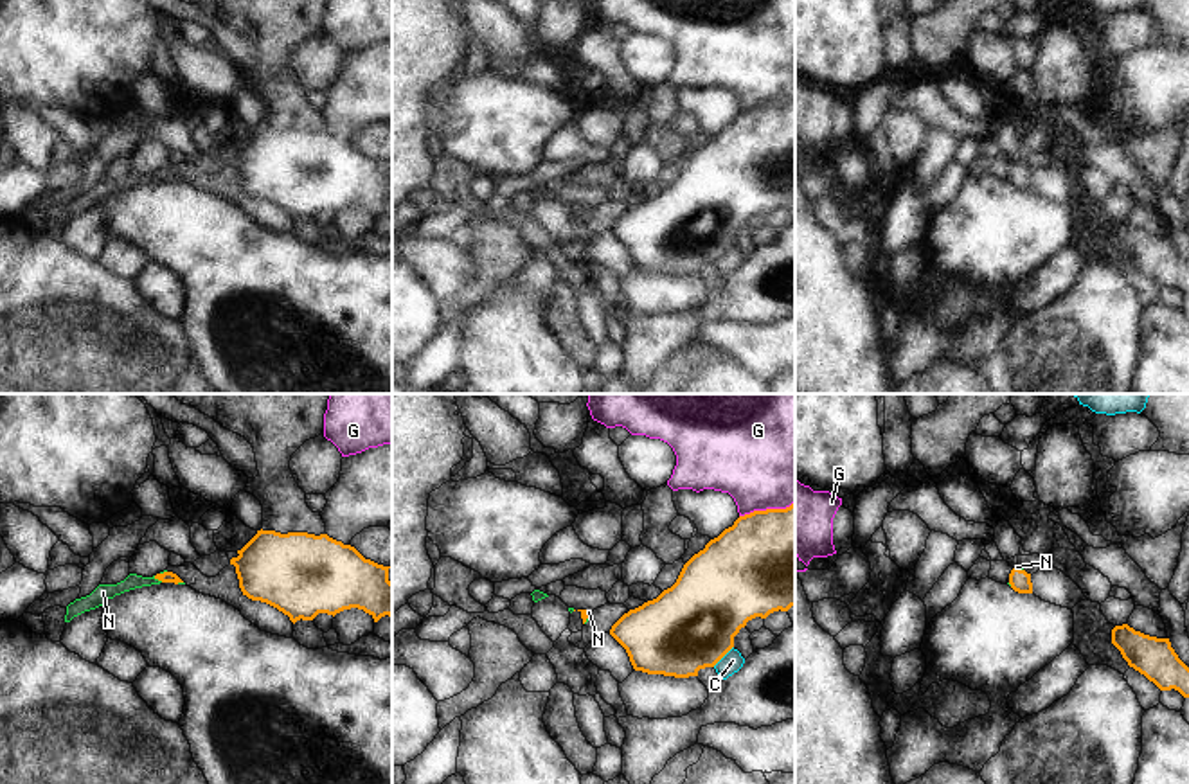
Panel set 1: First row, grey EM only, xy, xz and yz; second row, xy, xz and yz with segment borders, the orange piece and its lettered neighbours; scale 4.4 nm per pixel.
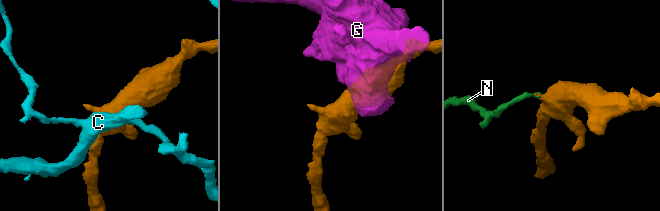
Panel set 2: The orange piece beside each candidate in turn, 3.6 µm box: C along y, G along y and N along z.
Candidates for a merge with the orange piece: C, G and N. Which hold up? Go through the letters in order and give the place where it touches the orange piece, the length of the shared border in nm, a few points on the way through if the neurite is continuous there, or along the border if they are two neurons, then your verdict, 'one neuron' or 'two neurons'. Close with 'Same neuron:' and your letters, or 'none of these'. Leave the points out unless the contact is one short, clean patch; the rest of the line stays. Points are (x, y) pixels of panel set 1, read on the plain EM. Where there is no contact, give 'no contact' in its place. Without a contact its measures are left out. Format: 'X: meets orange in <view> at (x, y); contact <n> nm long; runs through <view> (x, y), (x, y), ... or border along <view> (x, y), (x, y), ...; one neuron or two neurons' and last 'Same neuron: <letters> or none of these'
C: meets orange in xz at (722, 254); contact 130 nm long; border along xz (733, 243), (713, 263); two neurons
G: meets orange in xz at (767, 106); contact 260 nm long; two neurons
N: meets orange in xy at (159, 177); contact 50 nm long; runs through xy (168, 173), (159, 177), (132, 178), (105, 189); one neuron
Same neuron: N

